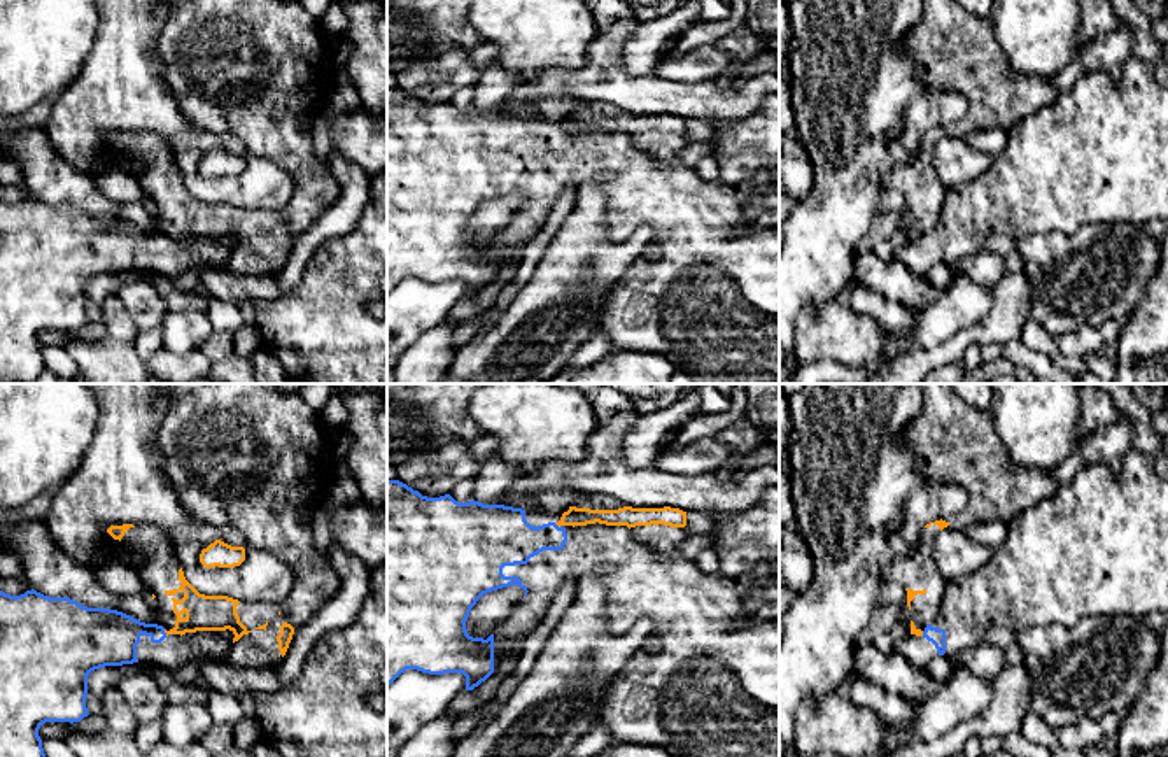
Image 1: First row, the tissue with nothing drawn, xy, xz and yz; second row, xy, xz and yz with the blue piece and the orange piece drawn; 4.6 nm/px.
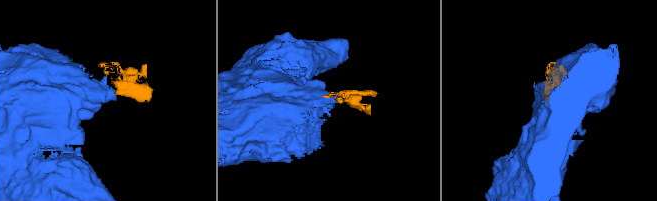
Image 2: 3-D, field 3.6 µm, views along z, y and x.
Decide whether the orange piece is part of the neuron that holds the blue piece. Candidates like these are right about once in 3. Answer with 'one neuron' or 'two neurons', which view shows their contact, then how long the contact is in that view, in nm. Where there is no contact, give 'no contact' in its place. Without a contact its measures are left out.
two neurons; contact in xy; length 50 nm

